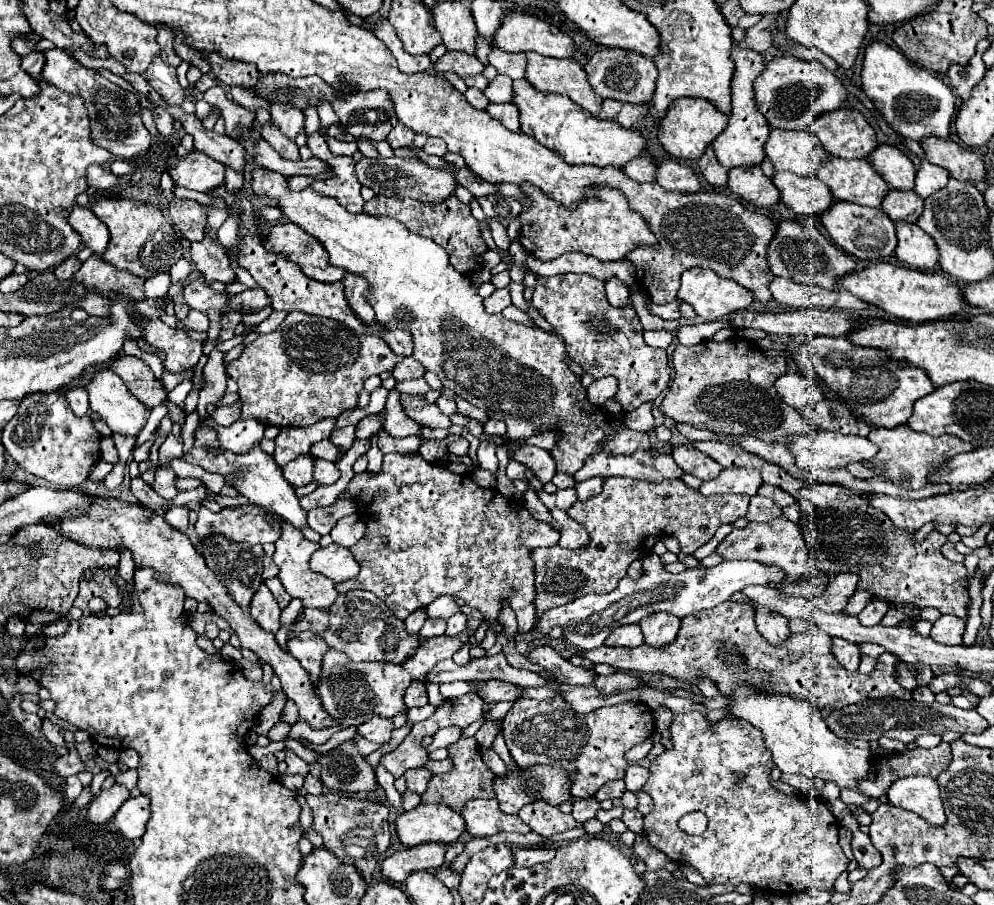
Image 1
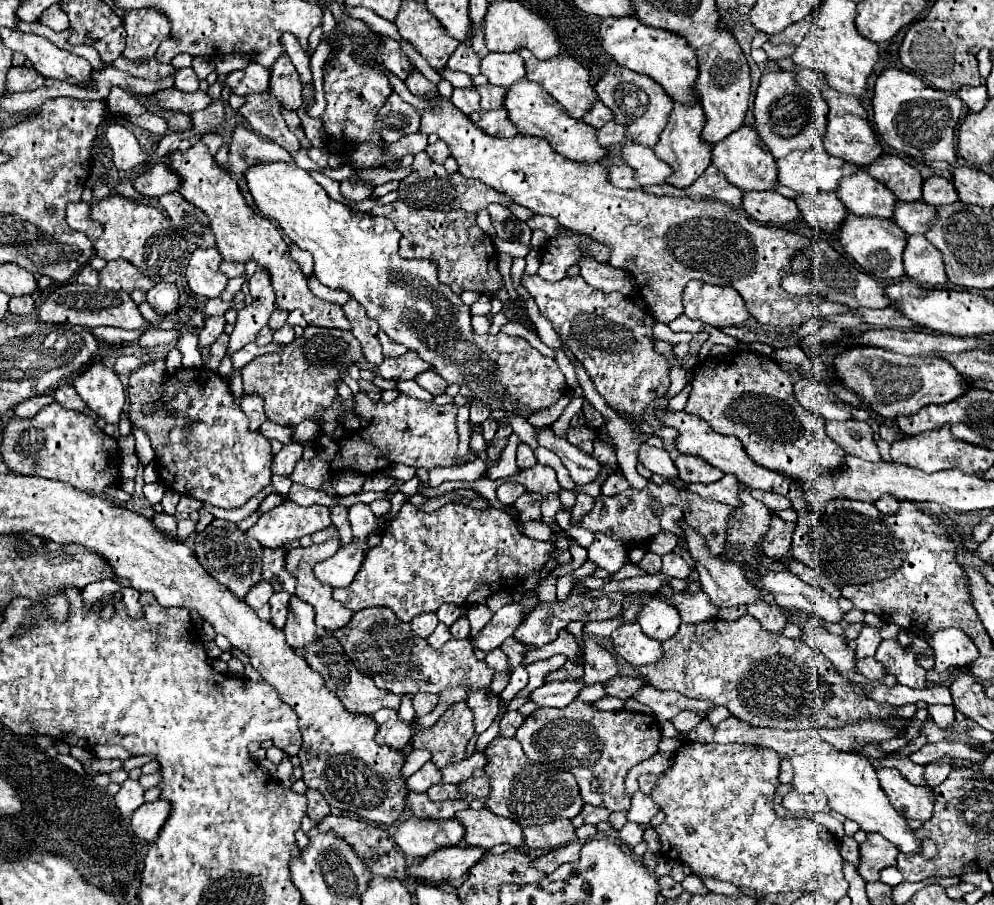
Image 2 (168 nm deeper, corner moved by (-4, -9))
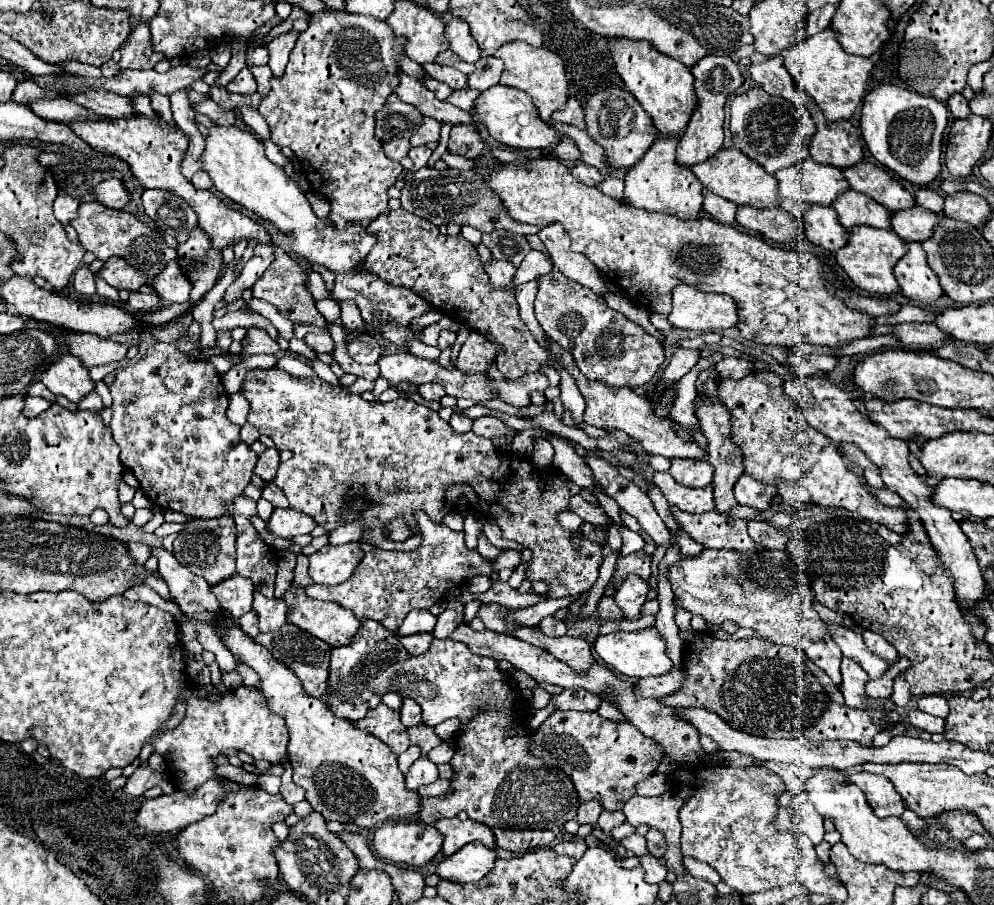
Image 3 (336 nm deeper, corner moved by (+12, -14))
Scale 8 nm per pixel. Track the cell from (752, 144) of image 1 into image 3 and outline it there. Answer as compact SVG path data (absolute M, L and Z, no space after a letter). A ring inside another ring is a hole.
M728 147L720 149L712 159L706 159L704 163L696 163L690 167L694 175L702 181L706 189L712 193L736 203L736 205L750 205L750 207L778 207L778 181L774 175L766 173L760 165L756 165L752 159L748 159L740 149Z

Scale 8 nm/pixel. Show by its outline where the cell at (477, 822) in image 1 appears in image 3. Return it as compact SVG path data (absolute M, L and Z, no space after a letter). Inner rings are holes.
M458 817L440 819L434 823L434 827L444 835L444 845L442 845L444 855L454 855L458 849L474 841L480 841L484 847L496 847L494 833L486 825L476 823L472 819L466 821L460 821Z

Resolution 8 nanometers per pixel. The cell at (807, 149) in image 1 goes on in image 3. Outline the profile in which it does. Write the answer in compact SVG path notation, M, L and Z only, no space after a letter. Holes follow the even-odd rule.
M810 157L804 159L804 163L776 171L774 177L778 179L780 197L818 205L832 205L832 201L848 189L848 181L840 169L820 165Z

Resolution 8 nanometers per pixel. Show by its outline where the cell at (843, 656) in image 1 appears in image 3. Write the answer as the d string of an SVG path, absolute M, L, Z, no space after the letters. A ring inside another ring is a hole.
M900 657L898 663L894 663L880 679L870 679L866 685L866 695L870 697L890 697L892 695L892 681L896 675L900 675L904 669L908 669L912 663L908 659Z

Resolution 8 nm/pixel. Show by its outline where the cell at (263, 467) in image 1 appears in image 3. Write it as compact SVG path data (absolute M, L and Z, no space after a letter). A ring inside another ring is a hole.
M156 343L148 355L128 365L110 385L112 437L120 447L120 461L140 481L142 491L162 509L180 511L188 517L214 519L230 511L236 495L242 495L246 479L254 475L258 455L240 439L240 427L226 419L228 393L216 369L208 361L194 361L172 343Z

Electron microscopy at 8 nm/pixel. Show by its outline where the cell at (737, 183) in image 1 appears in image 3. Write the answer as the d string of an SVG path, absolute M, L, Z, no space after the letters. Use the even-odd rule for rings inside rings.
M740 205L736 211L736 223L748 231L758 231L758 235L776 243L790 243L802 231L802 221L780 207L756 209Z

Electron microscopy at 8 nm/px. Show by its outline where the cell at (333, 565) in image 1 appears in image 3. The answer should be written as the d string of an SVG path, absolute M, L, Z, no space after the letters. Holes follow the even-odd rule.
M358 543L328 545L310 555L310 579L320 585L338 585L346 581L362 559Z

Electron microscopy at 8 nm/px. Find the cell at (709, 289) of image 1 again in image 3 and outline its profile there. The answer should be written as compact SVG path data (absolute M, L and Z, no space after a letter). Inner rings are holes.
M678 285L672 293L672 313L668 319L678 329L712 331L734 327L738 315L732 297L712 295L688 285Z

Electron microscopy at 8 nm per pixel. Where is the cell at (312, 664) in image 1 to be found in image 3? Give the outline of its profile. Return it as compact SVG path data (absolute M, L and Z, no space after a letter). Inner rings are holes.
M254 593L254 611L260 617L260 631L278 631L288 621L288 605L284 599L266 599L260 593Z

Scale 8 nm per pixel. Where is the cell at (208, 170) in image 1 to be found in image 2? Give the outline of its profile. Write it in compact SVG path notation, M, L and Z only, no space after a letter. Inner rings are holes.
M156 164L138 178L134 178L134 190L146 198L156 198L178 190L178 176L166 168L166 164Z

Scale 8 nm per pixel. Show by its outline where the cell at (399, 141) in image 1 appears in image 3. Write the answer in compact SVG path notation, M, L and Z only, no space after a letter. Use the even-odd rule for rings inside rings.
M392 139L384 143L384 153L388 159L392 161L400 161L402 157L406 157L410 151L410 141L408 139Z

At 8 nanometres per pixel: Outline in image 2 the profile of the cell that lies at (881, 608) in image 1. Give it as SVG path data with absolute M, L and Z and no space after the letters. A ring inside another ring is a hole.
M864 624L864 630L862 630L860 638L856 640L856 658L874 656L880 642L882 642L880 630L874 628L874 626L866 626L866 624Z

